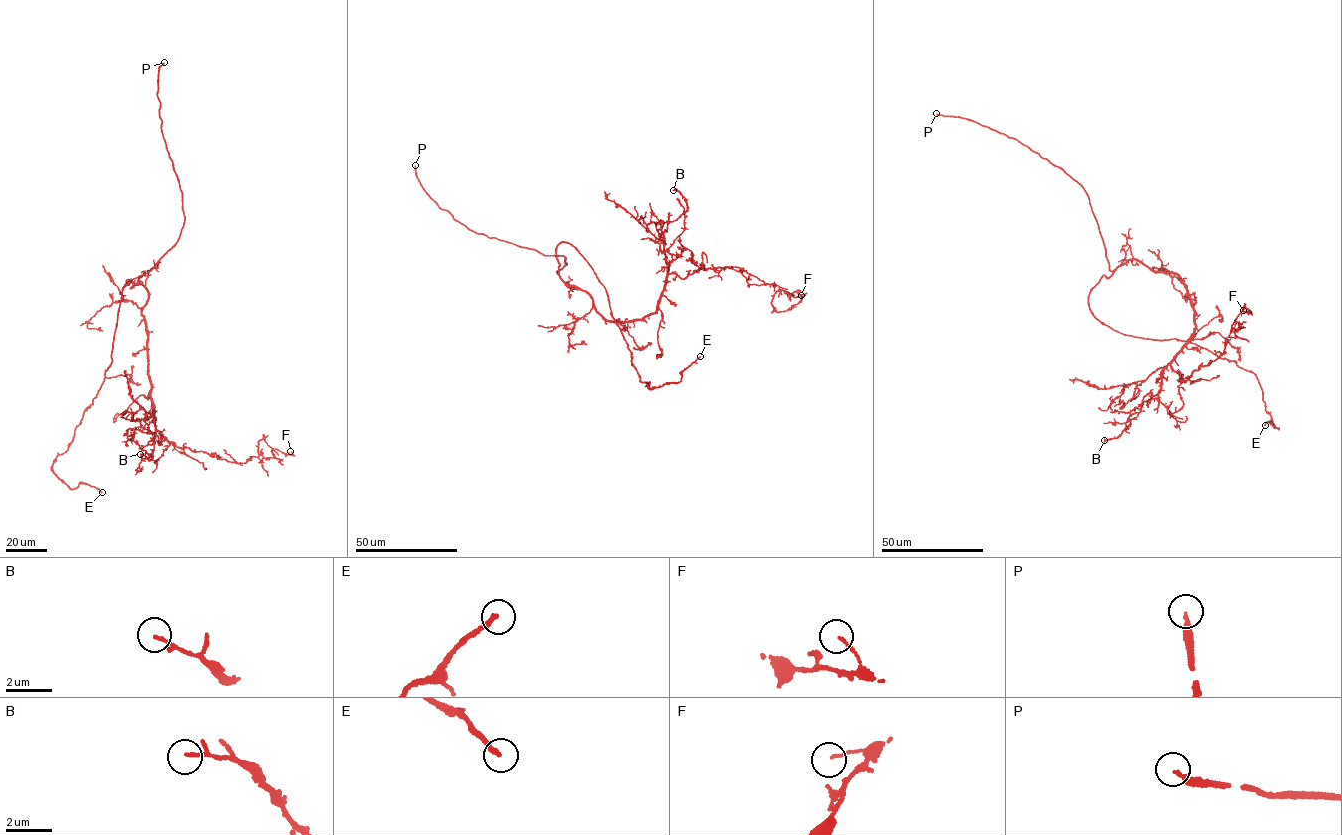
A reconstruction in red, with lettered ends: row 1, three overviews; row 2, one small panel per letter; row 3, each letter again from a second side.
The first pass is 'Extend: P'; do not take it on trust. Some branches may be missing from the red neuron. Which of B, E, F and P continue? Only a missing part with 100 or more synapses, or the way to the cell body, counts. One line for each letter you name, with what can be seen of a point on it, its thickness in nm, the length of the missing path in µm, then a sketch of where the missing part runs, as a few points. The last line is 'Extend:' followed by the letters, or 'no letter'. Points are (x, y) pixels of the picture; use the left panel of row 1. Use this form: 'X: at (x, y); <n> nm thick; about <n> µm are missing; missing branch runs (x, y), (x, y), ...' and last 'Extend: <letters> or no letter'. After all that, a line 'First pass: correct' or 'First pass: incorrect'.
P: at (164, 62); 170 nm thick; about 25 µm are missing
Extend: P
First pass: correct

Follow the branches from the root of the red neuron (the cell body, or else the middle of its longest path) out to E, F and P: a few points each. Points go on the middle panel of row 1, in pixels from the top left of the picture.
E: (578, 288), (560, 278), (556, 252), (563, 241), (604, 287), (632, 364), (650, 388), (678, 383), (700, 356)
F: (578, 288), (621, 321), (657, 311), (668, 274), (700, 268), (778, 285), (778, 312), (801, 295)
P: (578, 288), (564, 283), (557, 272), (566, 263), (564, 256), (478, 234), (454, 219), (426, 192), (415, 165)

